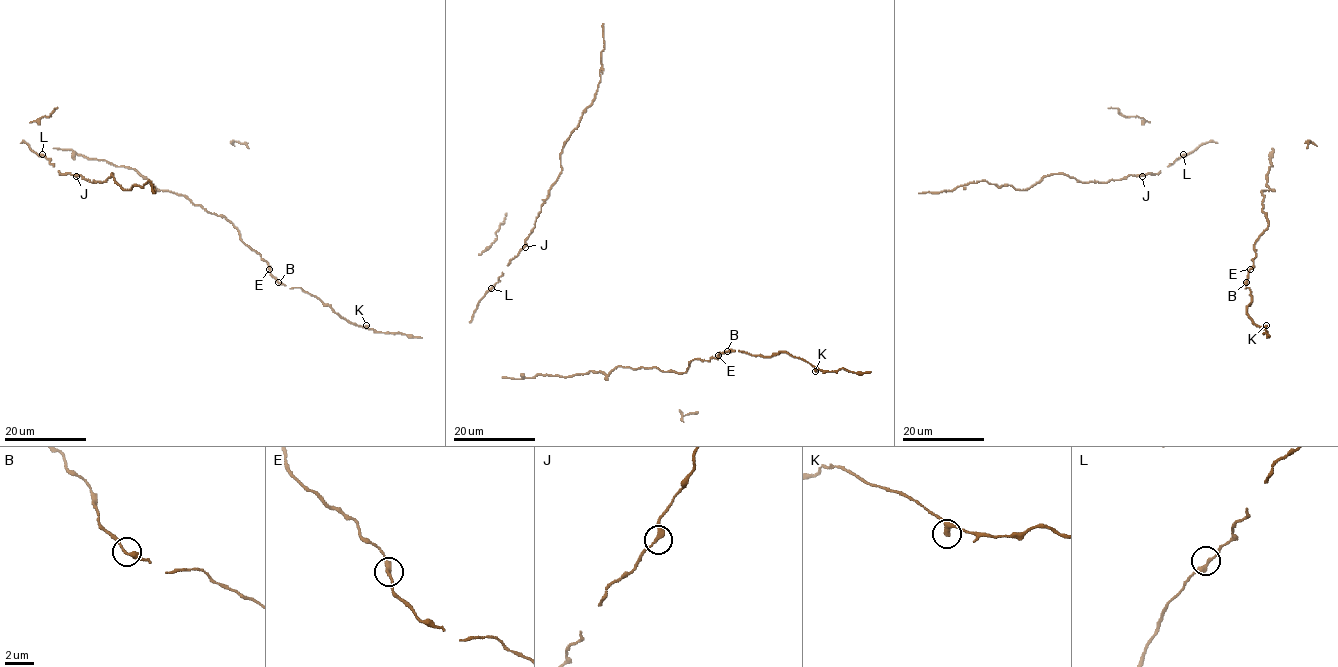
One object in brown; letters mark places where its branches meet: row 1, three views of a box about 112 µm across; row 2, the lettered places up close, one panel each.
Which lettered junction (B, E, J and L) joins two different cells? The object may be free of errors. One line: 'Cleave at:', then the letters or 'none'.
Cleave at: none

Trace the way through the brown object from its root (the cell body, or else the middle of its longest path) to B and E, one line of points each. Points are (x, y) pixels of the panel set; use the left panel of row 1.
B: (73, 151), (135, 168), (151, 186), (185, 195), (194, 204), (223, 216), (239, 238), (267, 263), (278, 282)
E: (73, 151), (118, 166), (135, 168), (151, 186), (185, 195), (194, 204), (223, 216), (269, 269)

